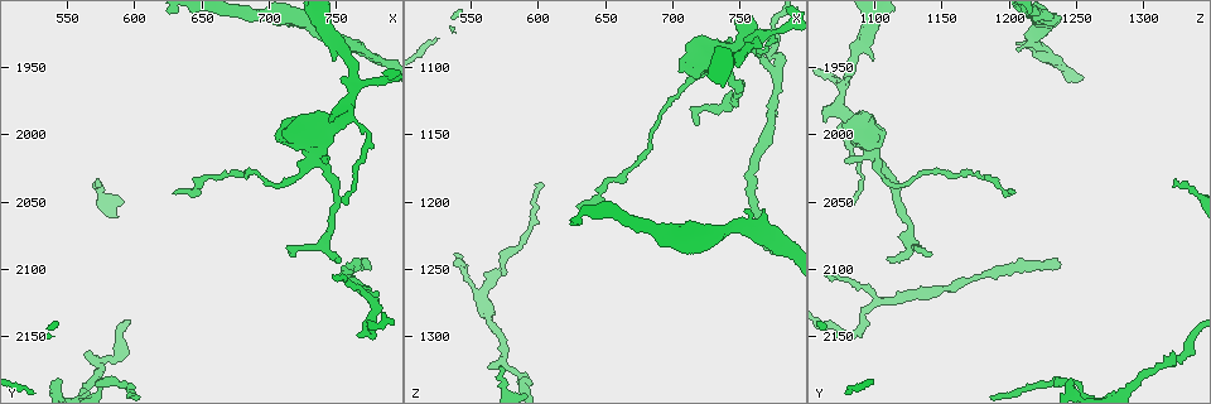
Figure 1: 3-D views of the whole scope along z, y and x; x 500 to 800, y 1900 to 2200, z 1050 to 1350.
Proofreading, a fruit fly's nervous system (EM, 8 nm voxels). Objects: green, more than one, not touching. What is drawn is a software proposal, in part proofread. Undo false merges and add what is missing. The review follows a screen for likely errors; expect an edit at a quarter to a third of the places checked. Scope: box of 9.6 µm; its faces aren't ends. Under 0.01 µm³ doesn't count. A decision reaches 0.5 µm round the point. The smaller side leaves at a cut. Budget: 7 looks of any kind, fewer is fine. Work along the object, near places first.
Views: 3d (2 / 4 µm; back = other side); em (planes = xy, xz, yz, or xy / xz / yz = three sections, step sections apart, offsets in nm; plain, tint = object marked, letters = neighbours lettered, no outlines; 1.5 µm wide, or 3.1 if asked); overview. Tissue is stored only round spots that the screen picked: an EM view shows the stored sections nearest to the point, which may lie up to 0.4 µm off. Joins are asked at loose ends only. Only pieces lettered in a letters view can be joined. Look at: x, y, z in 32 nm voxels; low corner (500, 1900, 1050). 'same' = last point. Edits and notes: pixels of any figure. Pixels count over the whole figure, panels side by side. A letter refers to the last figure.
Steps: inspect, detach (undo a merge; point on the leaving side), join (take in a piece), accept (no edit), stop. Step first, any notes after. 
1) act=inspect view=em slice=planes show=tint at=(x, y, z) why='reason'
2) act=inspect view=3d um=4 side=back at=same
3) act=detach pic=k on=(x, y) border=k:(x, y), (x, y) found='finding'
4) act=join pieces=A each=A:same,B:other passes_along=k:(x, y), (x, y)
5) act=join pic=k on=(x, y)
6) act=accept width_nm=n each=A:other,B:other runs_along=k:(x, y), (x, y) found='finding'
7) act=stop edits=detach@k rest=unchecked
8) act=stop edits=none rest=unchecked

act=inspect view=em slice=yz step=4 show=tint at=(748, 2094, 1108)

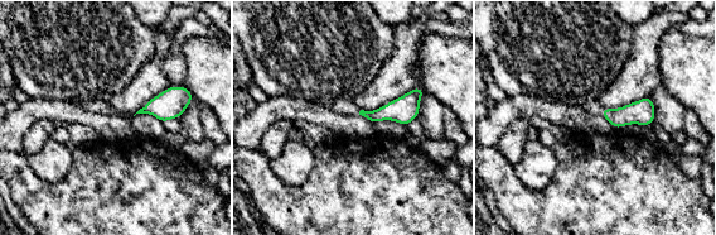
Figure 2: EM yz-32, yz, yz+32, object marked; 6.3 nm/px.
act=inspect view=em slice=planes show=letters at=same

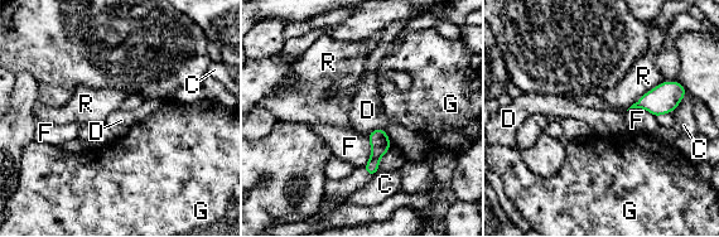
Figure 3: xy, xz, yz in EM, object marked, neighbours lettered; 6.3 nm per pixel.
act=accept each=C:other,D:other,F:other,G:other,R:other border=3:(382, 127), (376, 127), (366, 135) found='no lettered piece goes on from it'

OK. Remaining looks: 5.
act=inspect view=em slice=yz step=4 show=plain at=(774, 2146, 1086) why='sharp bend'

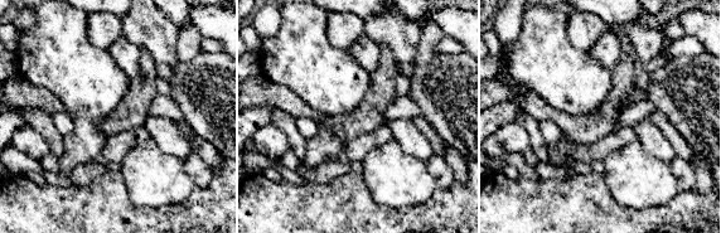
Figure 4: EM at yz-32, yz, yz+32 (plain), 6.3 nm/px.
act=inspect view=em slice=yz step=4 show=letters at=same why='see the neighbours'

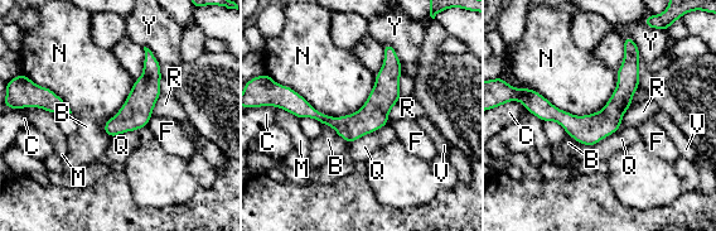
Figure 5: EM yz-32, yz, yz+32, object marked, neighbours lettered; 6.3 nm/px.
act=accept each=B:other,C:other,F:other,M:other,N:other,Q:other,R:other,V:other,Y:other runs_along=5:(634, 48), (599, 123), (530, 105) found='one cell here'

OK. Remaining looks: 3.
act=inspect view=em slice=yz step=8 show=tint at=(752, 1988, 1082) why='three arms meet'

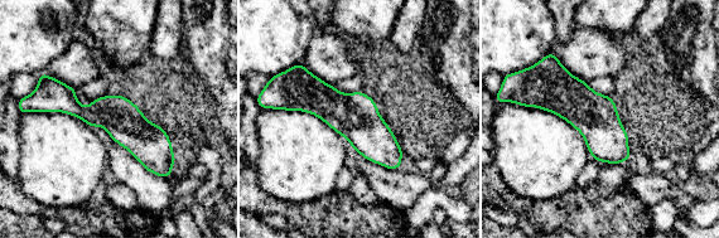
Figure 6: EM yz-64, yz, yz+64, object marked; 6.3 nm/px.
act=inspect view=em slice=planes show=letters at=same

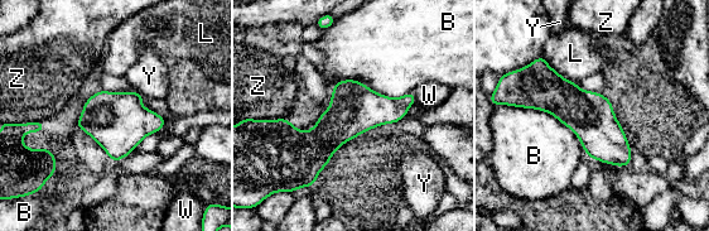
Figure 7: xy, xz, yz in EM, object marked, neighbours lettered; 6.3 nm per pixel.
act=accept longest_contact=B:600nm each=B:other,L:other,W:other,Y:other,Z:other border=7:(509, 105), (548, 111), (587, 154) found='all the same cell'

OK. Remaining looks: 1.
act=stop edits=none rest=unchecked

